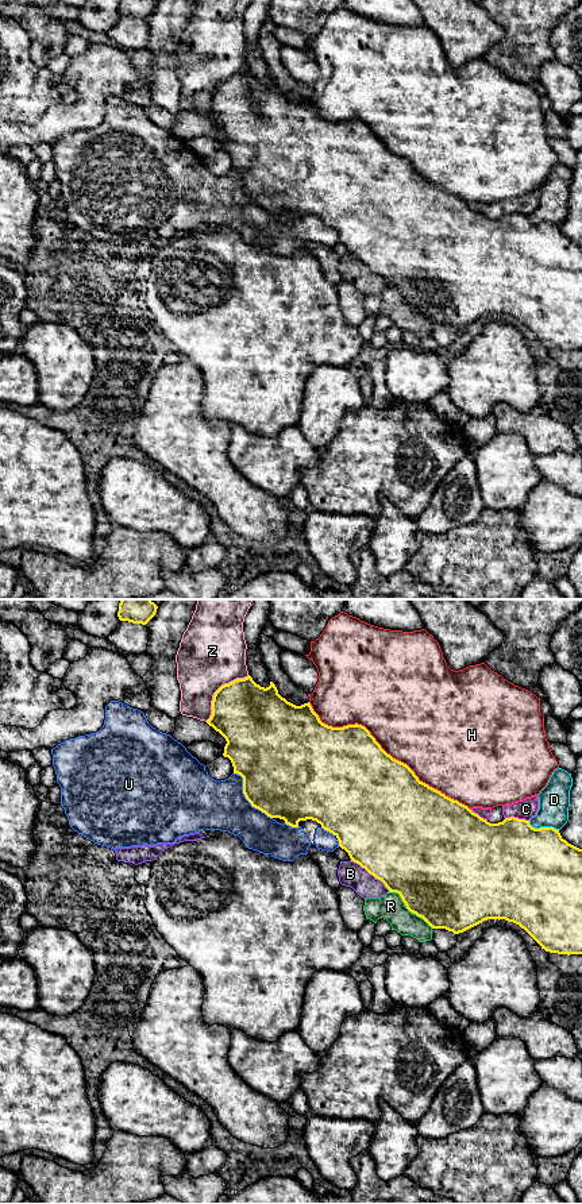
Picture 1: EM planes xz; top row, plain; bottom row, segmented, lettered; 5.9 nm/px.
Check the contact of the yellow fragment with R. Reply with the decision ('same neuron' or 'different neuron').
different neuron

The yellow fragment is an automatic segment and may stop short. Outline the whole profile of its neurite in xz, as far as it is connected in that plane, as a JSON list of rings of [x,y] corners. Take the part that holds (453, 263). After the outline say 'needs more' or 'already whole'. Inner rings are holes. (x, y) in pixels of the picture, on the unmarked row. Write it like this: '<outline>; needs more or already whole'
[[[248,70],[221,81],[213,90],[212,111],[207,119],[226,134],[223,151],[231,155],[234,169],[243,173],[243,189],[253,202],[270,213],[284,215],[292,223],[298,223],[298,217],[307,215],[320,219],[324,225],[338,234],[339,242],[348,248],[351,256],[381,275],[389,288],[397,288],[406,304],[423,313],[432,324],[446,324],[459,329],[487,314],[505,314],[524,324],[546,347],[567,351],[582,350],[582,244],[563,235],[559,225],[554,223],[535,224],[529,216],[514,212],[505,213],[498,219],[487,217],[467,201],[420,177],[406,159],[388,150],[365,121],[358,119],[343,123],[328,121],[320,116],[309,97],[301,101],[288,97],[278,89],[273,77],[265,84]]]; already whole

